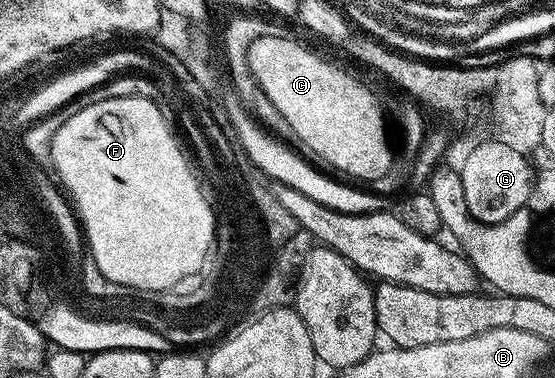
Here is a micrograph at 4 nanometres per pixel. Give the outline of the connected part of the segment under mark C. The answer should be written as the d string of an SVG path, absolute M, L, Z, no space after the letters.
M278 34L260 36L253 42L248 51L248 65L264 96L270 98L278 114L286 118L293 137L310 146L316 156L330 162L330 166L338 166L338 170L350 178L357 176L368 182L393 171L392 148L384 129L386 116L382 104L372 97L366 85L327 64L298 41Z

